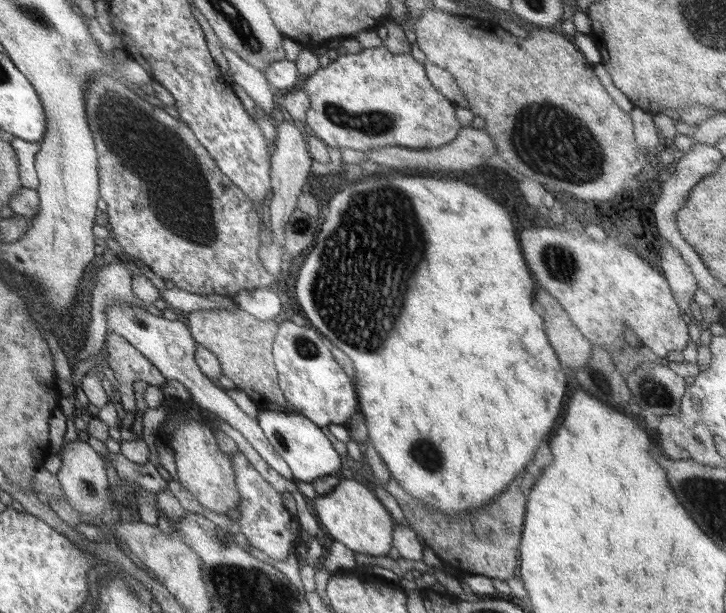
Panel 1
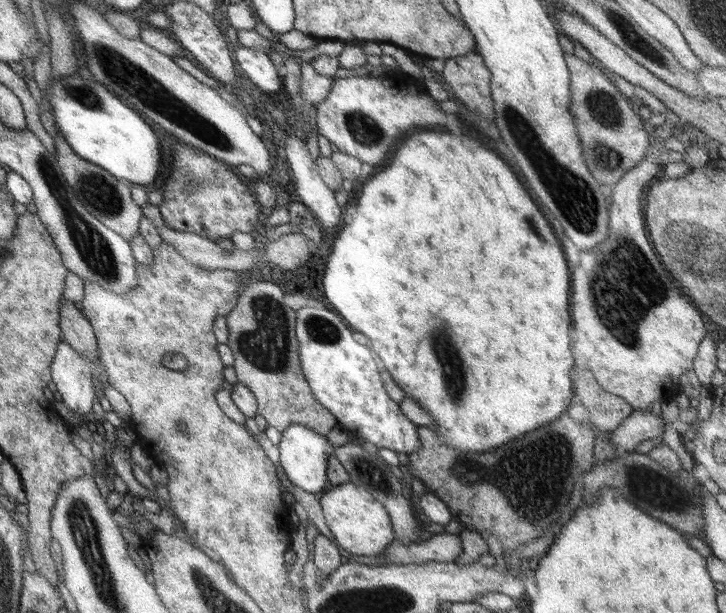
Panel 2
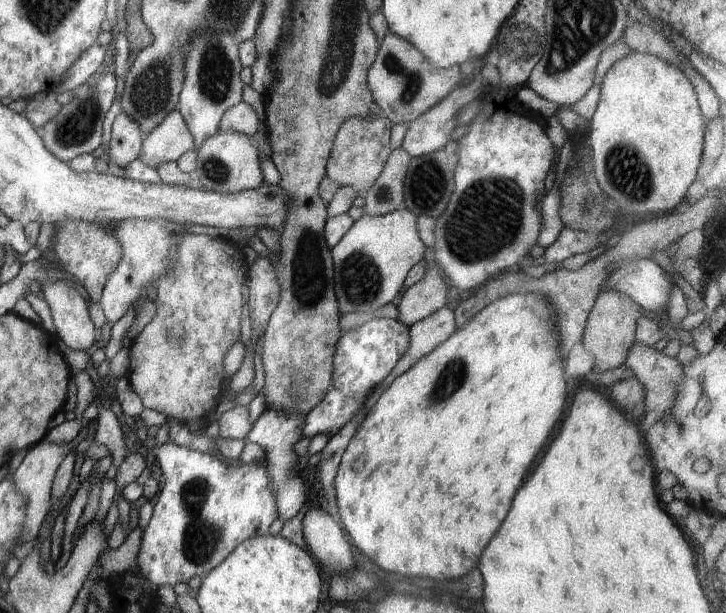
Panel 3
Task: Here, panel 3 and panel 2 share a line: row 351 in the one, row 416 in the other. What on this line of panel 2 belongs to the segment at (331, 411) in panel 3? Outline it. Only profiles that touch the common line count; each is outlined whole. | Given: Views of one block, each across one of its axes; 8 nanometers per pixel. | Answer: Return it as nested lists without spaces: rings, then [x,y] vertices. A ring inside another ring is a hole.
[[[305,306],[296,310],[294,331],[297,339],[301,373],[303,373],[315,400],[335,417],[338,424],[344,426],[347,430],[355,430],[363,440],[371,442],[377,448],[388,448],[393,452],[403,452],[403,454],[409,454],[409,452],[417,450],[415,425],[405,415],[401,414],[398,403],[393,402],[385,393],[377,372],[378,361],[375,354],[368,344],[360,344],[353,340],[351,330],[342,318],[333,314],[333,310],[328,306],[327,308],[325,306],[321,308]]]

